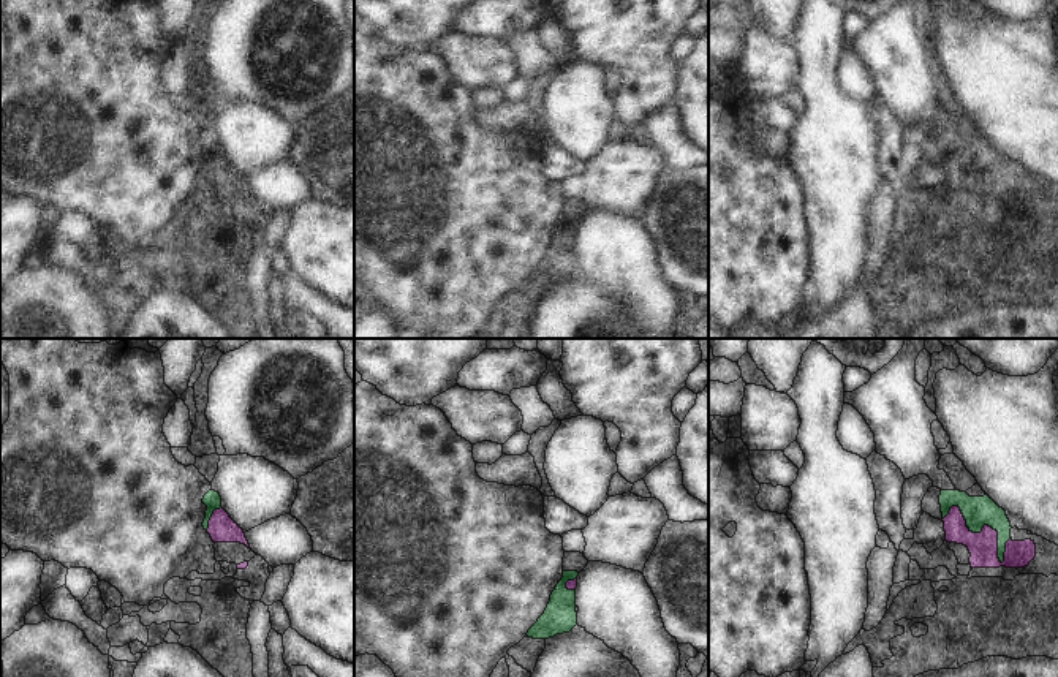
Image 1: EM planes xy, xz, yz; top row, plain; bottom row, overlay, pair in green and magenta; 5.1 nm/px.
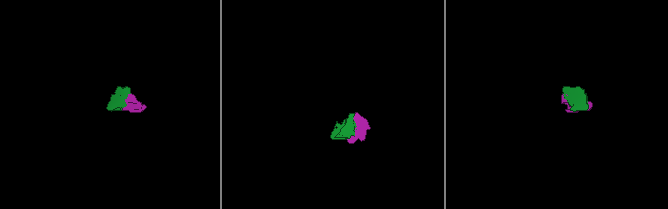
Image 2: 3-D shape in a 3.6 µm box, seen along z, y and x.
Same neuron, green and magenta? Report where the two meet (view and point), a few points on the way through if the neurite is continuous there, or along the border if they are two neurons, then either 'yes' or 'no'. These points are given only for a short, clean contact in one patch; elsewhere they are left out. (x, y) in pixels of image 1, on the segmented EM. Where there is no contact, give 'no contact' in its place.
yz (981, 530) | along yz (943, 518), (957, 506), (973, 532), (990, 525), (1005, 560) | no

